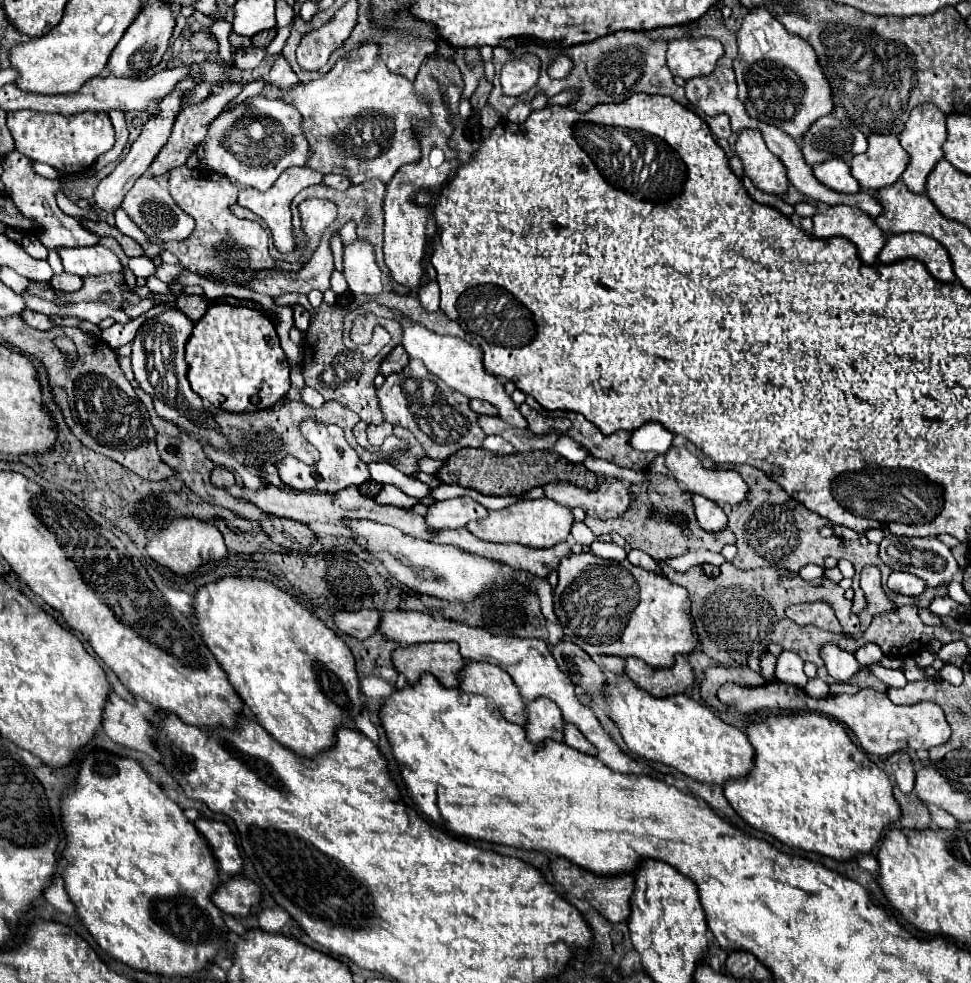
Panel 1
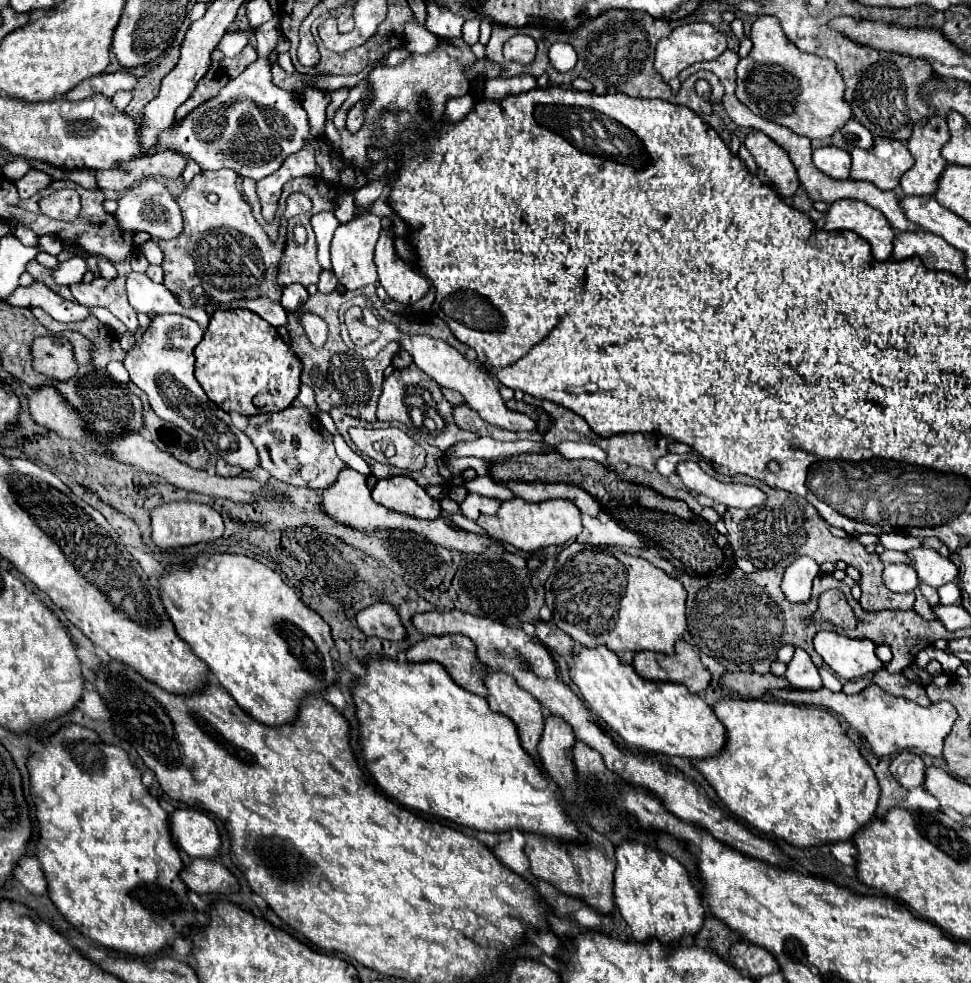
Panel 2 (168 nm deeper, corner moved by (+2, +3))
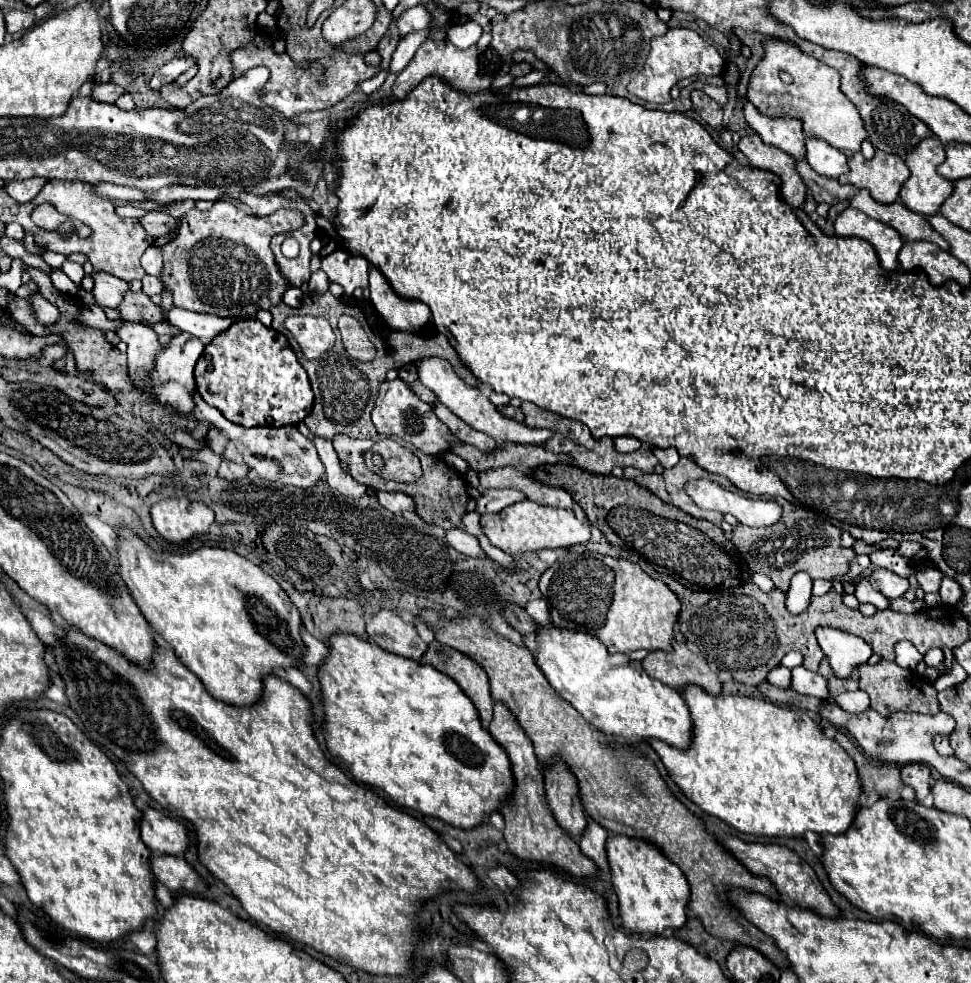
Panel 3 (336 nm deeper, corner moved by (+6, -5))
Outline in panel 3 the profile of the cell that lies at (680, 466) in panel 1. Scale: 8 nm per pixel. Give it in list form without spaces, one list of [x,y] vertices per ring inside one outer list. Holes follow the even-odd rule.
[[[692,480],[688,482],[686,492],[700,508],[732,514],[744,526],[774,526],[782,518],[782,506],[778,502],[734,494],[712,480]]]

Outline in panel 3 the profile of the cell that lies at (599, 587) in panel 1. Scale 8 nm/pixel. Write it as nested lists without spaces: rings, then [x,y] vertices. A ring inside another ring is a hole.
[[[586,552],[578,556],[574,562],[556,562],[552,564],[540,578],[540,590],[550,606],[552,624],[568,630],[588,632],[600,638],[610,654],[624,652],[630,654],[634,650],[672,650],[674,624],[680,614],[680,602],[676,594],[662,582],[648,576],[638,564],[622,558],[602,556],[596,552]]]

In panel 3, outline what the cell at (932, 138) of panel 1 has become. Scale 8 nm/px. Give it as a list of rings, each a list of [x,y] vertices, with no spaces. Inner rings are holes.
[[[930,136],[926,138],[924,142],[920,142],[908,156],[906,156],[906,164],[910,168],[910,178],[902,184],[902,190],[900,190],[900,200],[912,208],[912,212],[920,212],[924,216],[932,216],[932,214],[938,214],[940,206],[946,202],[946,198],[952,194],[954,190],[954,184],[946,178],[942,178],[936,168],[938,164],[942,164],[946,158],[946,152],[944,152],[944,146],[942,142],[938,142],[936,136]]]

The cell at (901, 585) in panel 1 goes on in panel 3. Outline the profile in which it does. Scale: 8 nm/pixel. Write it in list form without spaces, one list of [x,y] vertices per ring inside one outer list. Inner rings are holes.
[[[874,568],[870,578],[874,580],[876,588],[878,588],[888,600],[892,600],[892,598],[902,598],[904,592],[908,590],[908,580],[902,578],[902,576],[898,576],[898,574],[894,574],[894,572],[890,572],[890,570],[886,570],[886,568]]]

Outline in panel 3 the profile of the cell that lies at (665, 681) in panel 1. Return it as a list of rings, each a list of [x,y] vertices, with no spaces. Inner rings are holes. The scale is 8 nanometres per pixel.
[[[674,640],[672,652],[650,652],[642,660],[642,668],[648,676],[668,684],[676,690],[682,690],[686,684],[698,684],[710,694],[722,692],[720,678],[710,670],[706,660],[700,654],[688,650],[686,644]]]

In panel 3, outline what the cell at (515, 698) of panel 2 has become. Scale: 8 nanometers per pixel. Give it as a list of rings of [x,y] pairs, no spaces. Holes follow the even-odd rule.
[[[502,702],[494,704],[494,718],[490,722],[488,732],[506,750],[512,766],[512,776],[514,776],[514,790],[510,792],[508,802],[500,808],[500,814],[504,816],[504,822],[506,822],[504,840],[508,842],[510,852],[522,860],[558,866],[570,876],[582,878],[582,876],[596,874],[598,868],[592,864],[592,860],[584,858],[576,840],[572,840],[564,830],[560,830],[558,822],[554,820],[544,796],[544,776],[542,776],[542,766],[536,760],[534,746],[530,738],[524,734],[524,730],[520,728],[518,720],[512,716],[510,710],[506,710]]]

